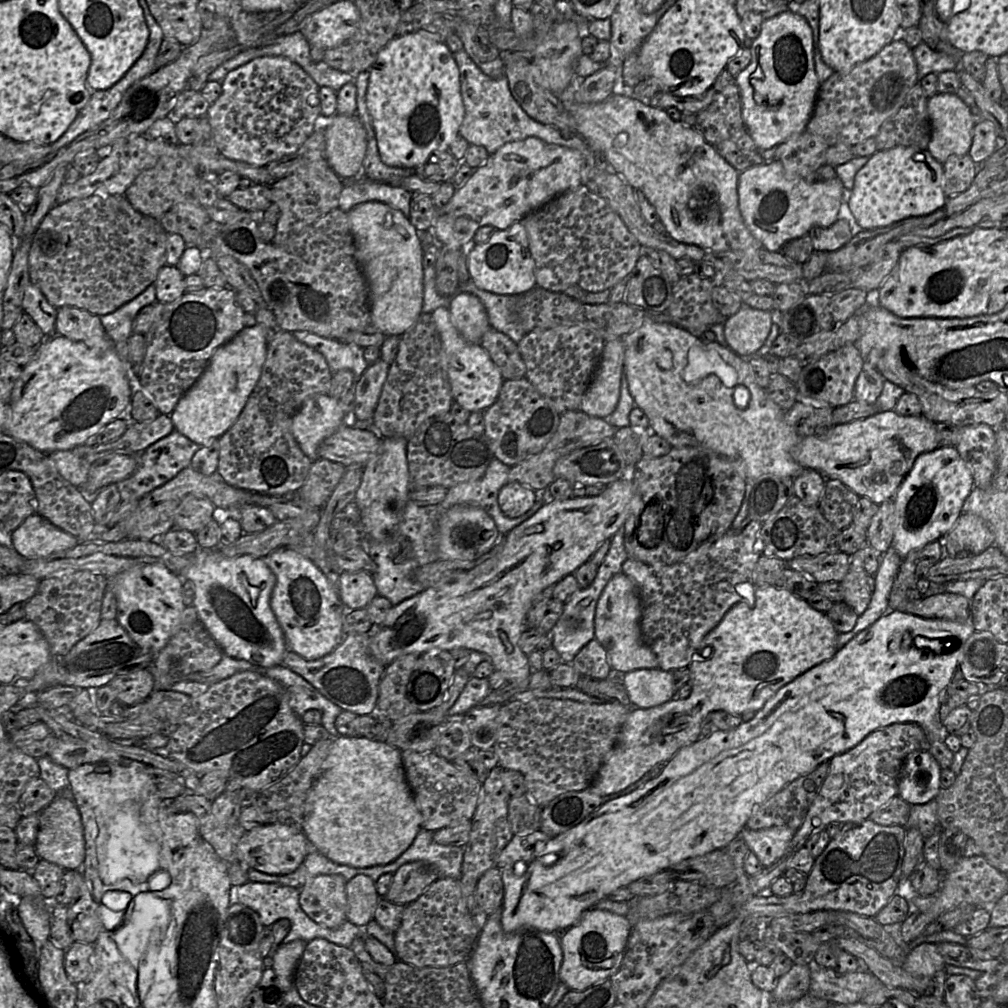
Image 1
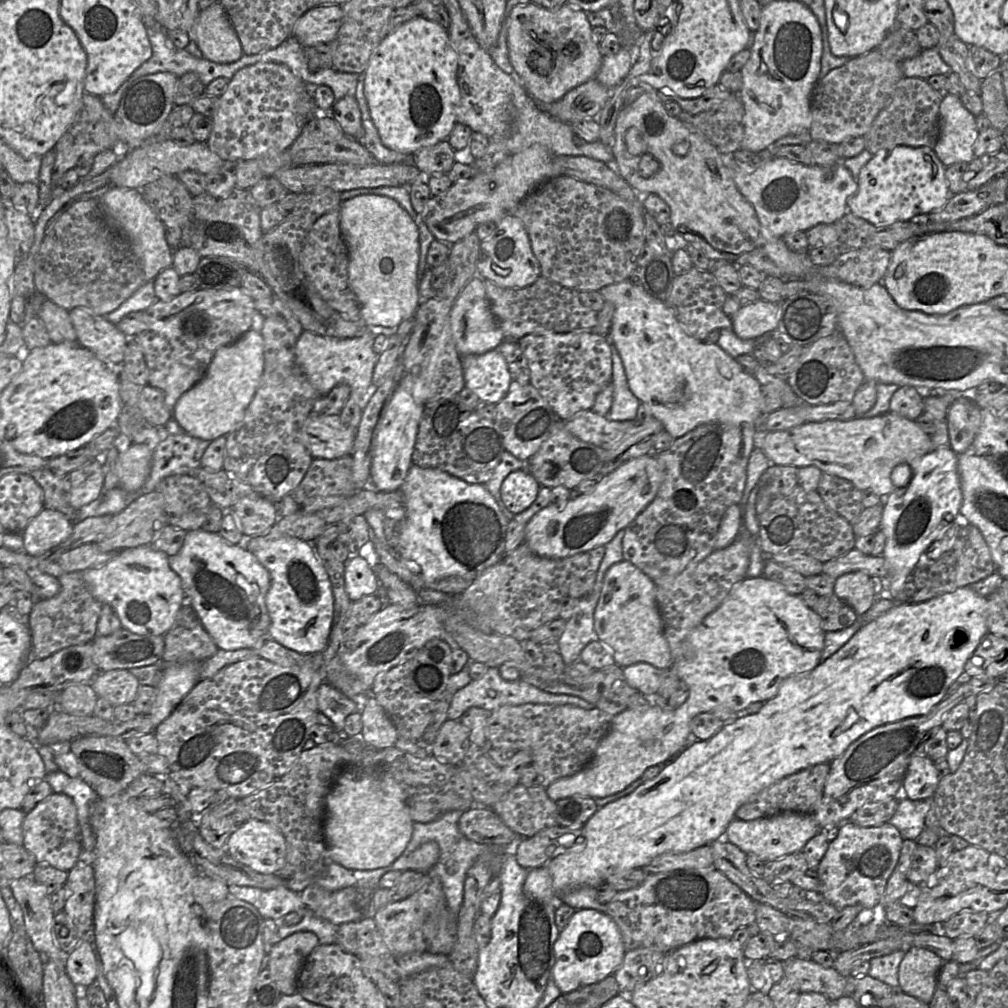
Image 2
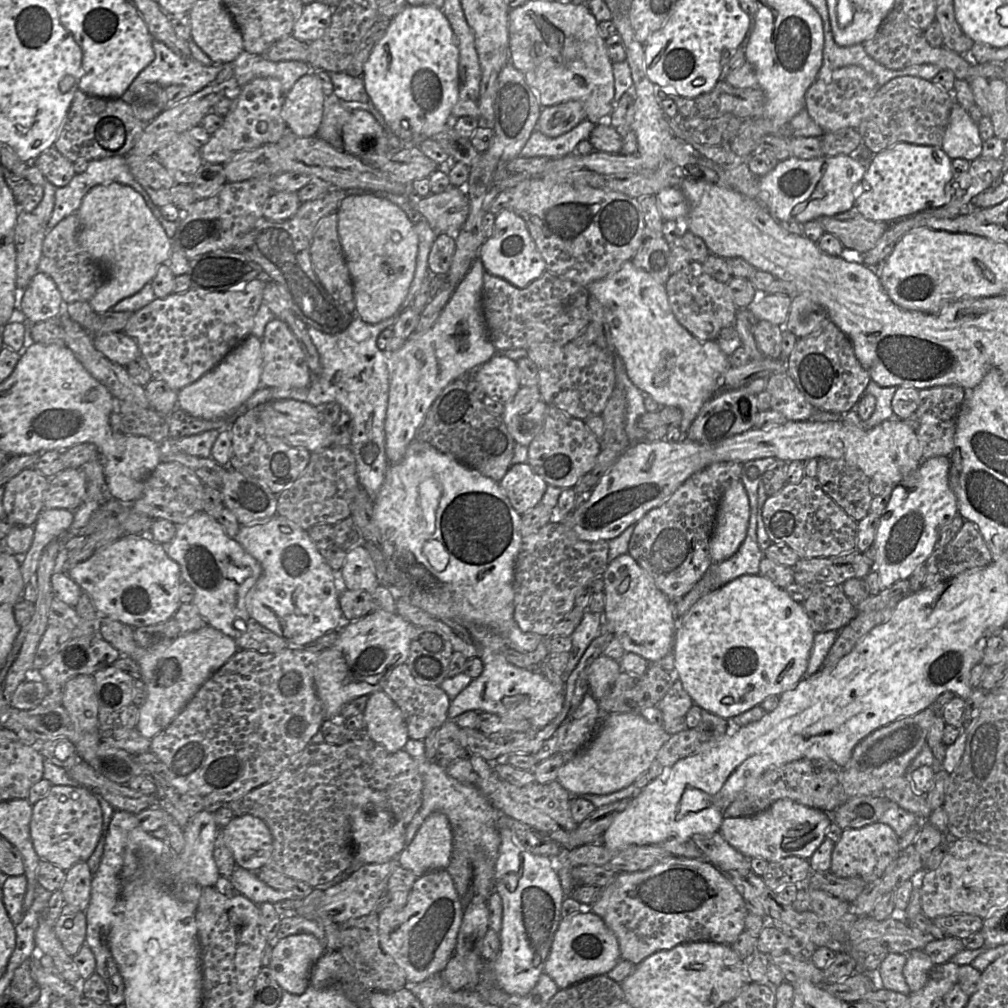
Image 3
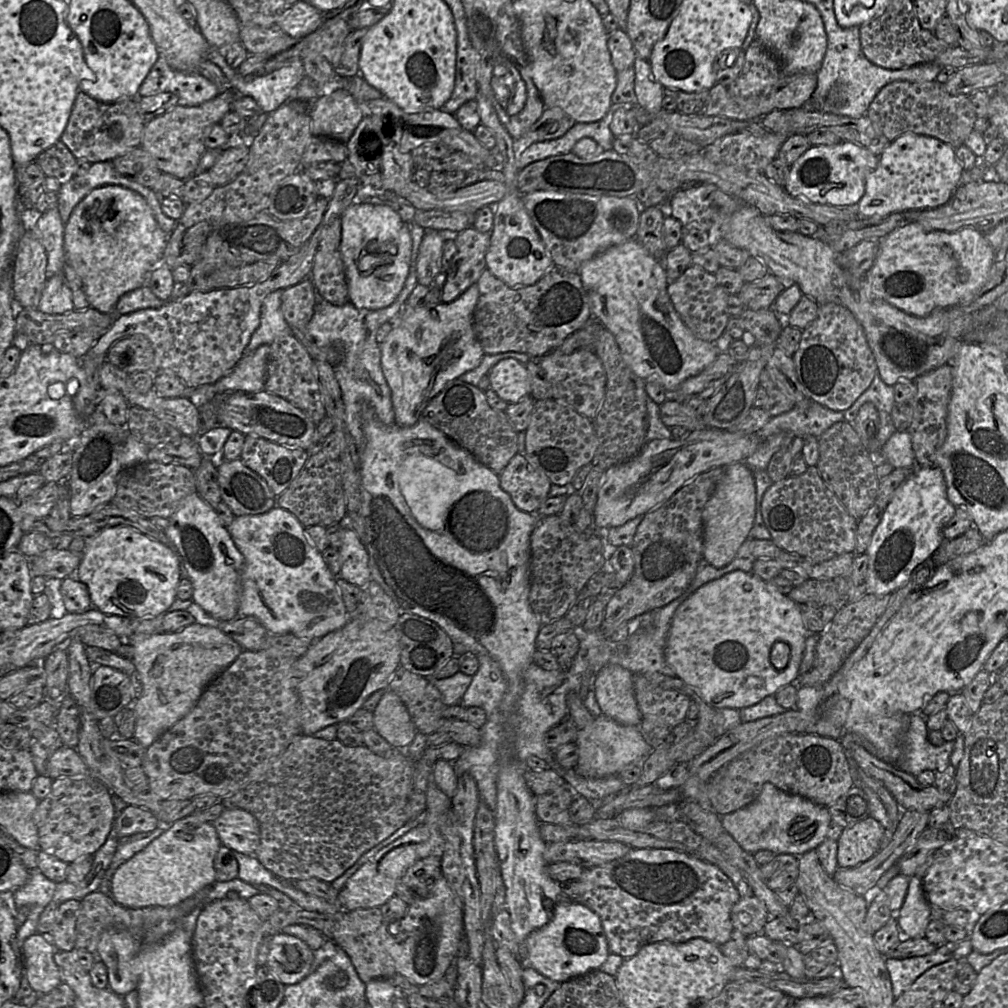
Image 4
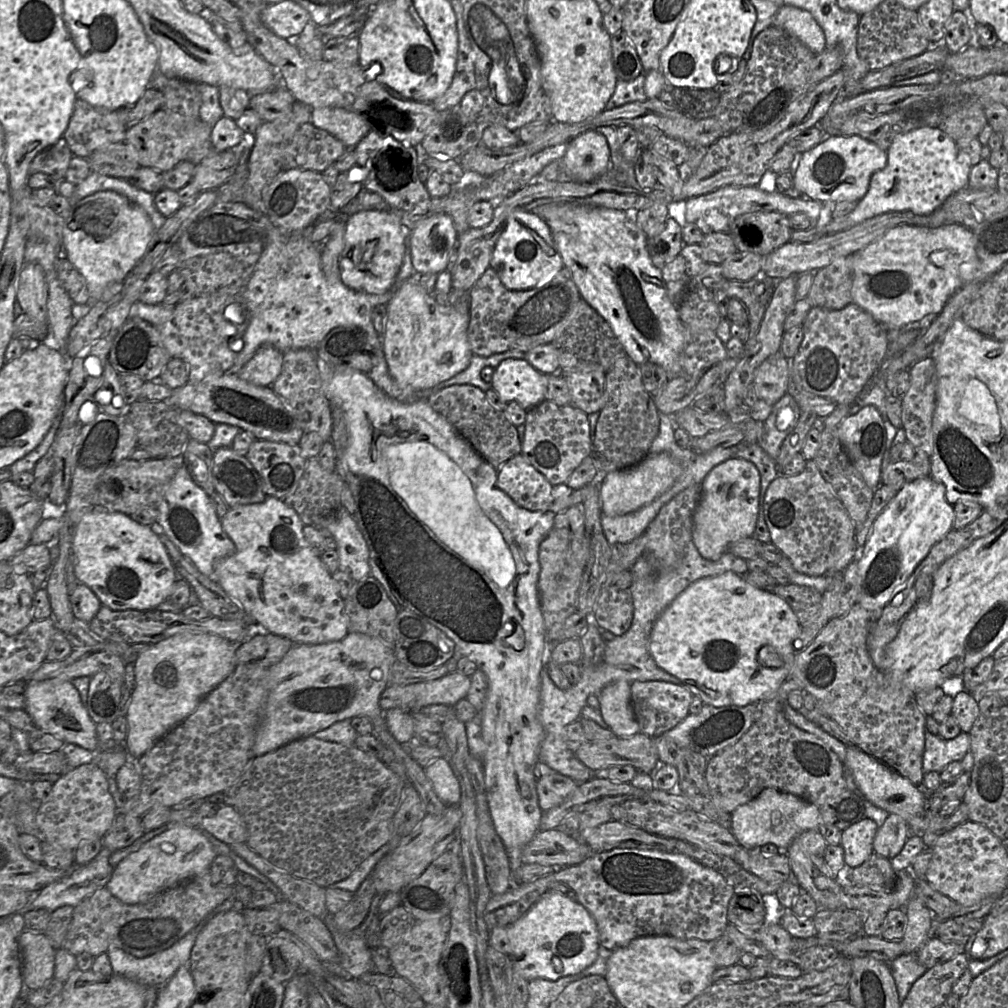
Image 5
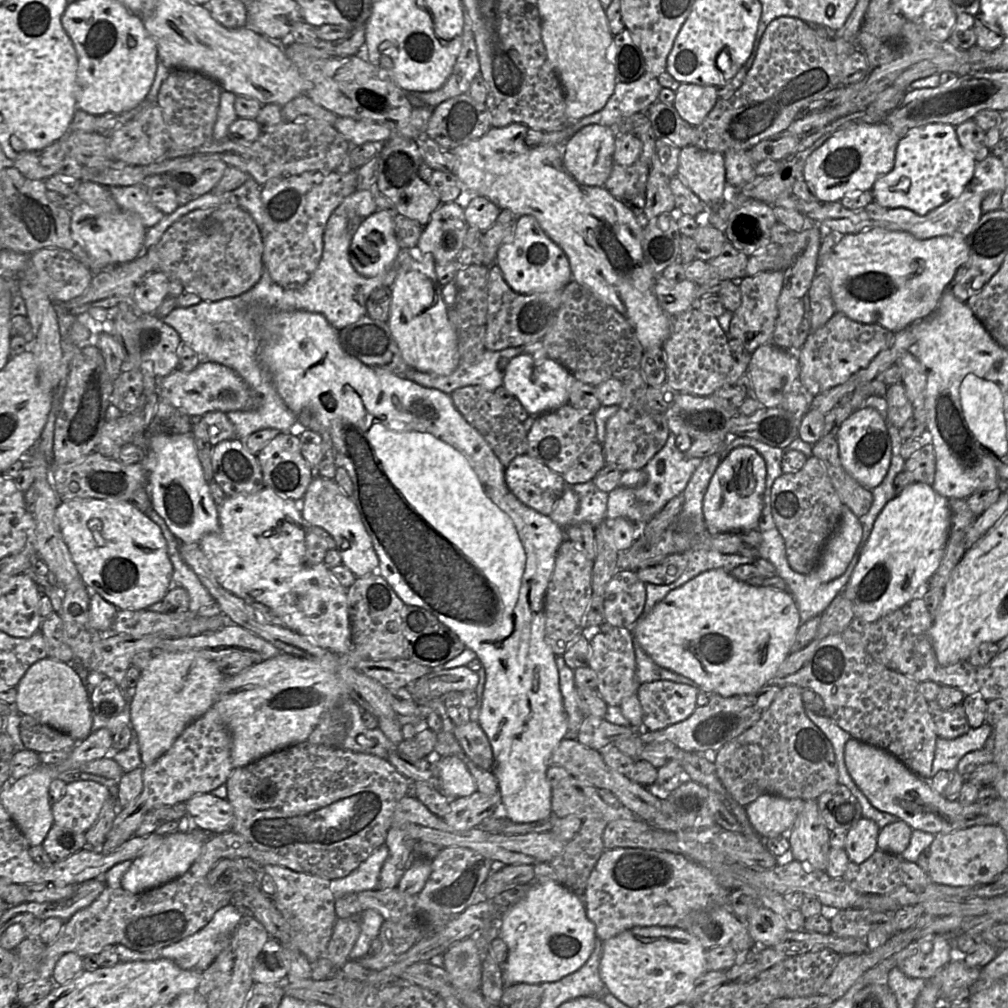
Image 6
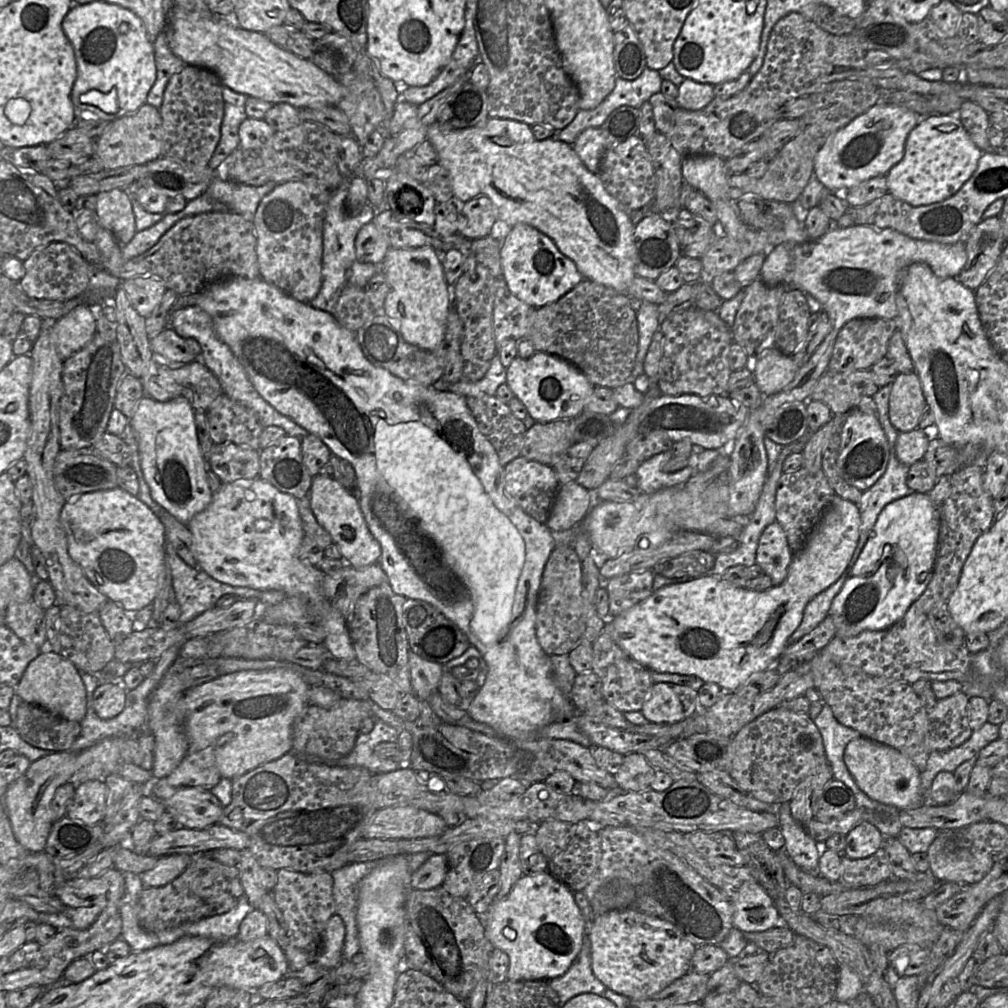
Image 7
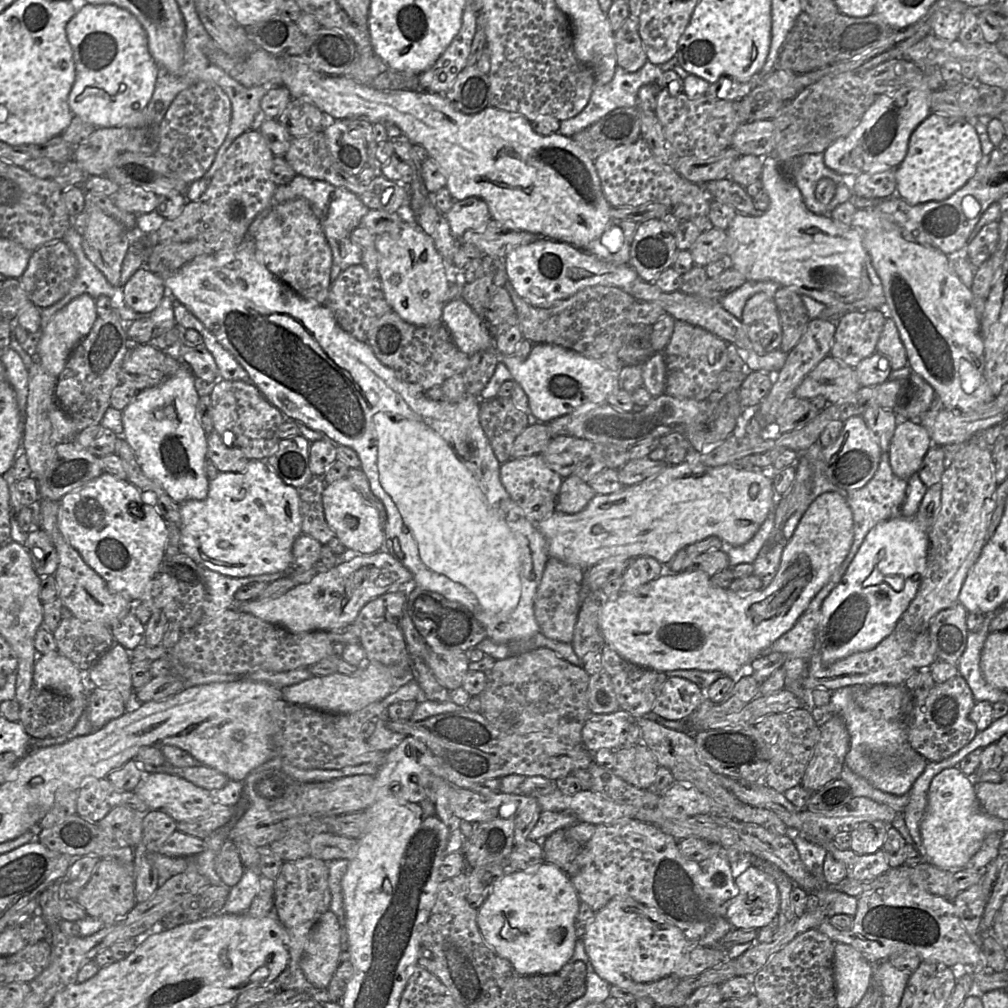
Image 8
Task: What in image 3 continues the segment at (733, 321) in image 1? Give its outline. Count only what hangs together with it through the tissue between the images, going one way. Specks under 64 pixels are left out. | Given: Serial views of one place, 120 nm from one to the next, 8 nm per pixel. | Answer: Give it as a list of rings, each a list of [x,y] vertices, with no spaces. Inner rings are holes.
[[[758,292],[756,298],[747,307],[757,320],[766,320],[774,325],[783,325],[789,314],[792,297],[784,294]]]

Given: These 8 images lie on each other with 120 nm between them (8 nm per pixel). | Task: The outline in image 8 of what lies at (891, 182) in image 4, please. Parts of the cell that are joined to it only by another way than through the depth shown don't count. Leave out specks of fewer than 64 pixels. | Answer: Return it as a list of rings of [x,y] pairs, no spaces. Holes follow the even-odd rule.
[[[931,113],[911,134],[908,152],[896,168],[896,194],[910,205],[945,200],[974,176],[982,157],[978,133],[969,120]]]

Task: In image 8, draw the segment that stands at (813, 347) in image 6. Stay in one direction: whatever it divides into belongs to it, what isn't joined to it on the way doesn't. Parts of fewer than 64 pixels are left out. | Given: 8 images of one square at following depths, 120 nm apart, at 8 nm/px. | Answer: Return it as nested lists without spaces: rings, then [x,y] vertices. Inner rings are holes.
[[[884,309],[854,310],[841,316],[830,355],[850,367],[876,352],[888,314]]]

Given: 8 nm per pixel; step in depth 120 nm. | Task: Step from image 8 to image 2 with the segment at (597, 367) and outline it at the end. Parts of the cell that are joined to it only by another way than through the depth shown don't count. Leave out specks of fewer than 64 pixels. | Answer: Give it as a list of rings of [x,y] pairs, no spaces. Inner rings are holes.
[[[491,350],[481,355],[461,356],[465,387],[473,391],[481,402],[497,404],[509,390],[512,381],[507,362],[497,350]]]

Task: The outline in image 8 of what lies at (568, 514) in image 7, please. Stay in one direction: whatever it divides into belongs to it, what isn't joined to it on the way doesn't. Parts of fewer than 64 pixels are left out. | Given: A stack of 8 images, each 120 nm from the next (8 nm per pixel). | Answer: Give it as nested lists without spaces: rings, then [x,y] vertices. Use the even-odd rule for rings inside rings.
[[[570,475],[563,478],[557,496],[556,511],[576,514],[583,510],[596,492],[580,478]]]

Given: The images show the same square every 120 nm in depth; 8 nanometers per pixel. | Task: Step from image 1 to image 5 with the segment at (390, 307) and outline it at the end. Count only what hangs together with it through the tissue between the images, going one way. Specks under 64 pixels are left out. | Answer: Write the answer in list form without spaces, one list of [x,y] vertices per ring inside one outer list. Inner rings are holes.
[[[361,211],[346,221],[344,248],[339,269],[343,284],[368,294],[384,294],[394,284],[405,254],[405,235],[409,234],[391,214],[381,211]]]

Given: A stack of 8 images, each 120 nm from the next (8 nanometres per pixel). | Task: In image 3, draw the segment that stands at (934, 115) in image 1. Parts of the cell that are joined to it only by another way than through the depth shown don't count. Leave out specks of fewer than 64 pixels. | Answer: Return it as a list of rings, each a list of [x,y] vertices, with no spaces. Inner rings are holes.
[[[955,102],[941,148],[952,160],[964,158],[972,162],[981,156],[982,147],[978,124]]]

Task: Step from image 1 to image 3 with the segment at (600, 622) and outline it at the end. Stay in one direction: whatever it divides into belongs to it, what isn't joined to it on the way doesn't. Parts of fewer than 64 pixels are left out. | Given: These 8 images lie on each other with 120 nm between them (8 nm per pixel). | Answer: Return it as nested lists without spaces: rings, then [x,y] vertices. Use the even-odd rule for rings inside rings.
[[[628,553],[610,561],[602,574],[605,606],[603,620],[611,623],[625,652],[633,652],[649,663],[664,657],[674,648],[676,618],[673,601],[656,586],[652,577]]]

